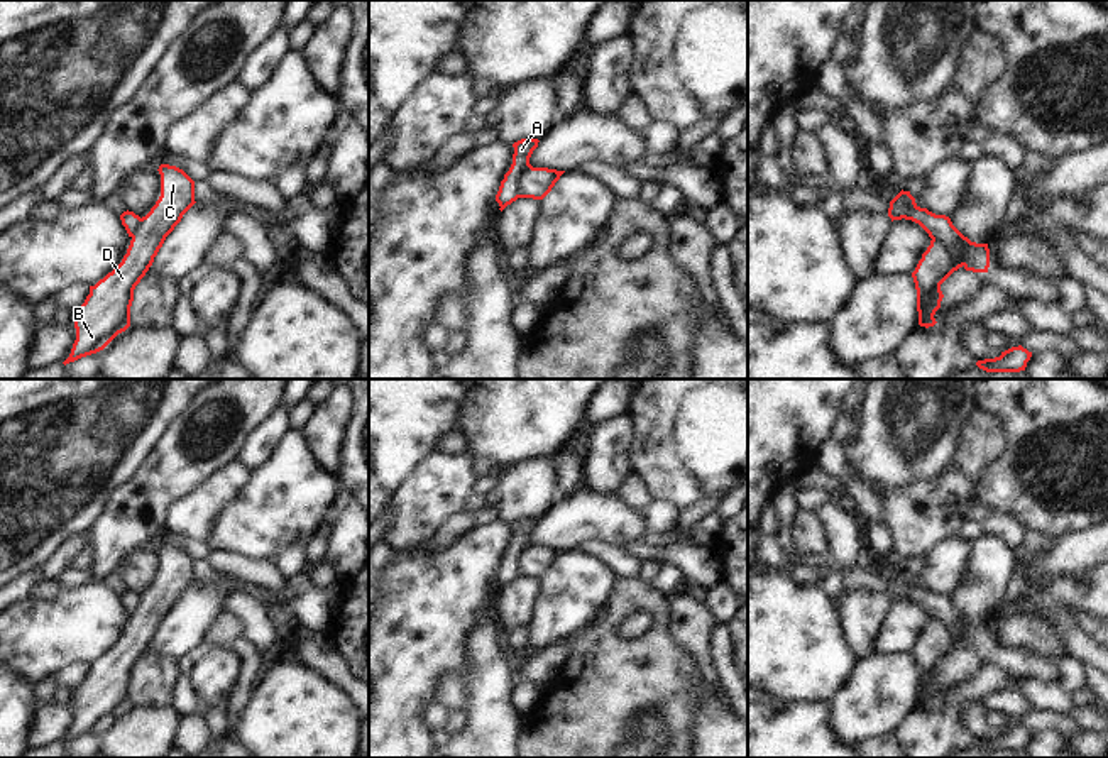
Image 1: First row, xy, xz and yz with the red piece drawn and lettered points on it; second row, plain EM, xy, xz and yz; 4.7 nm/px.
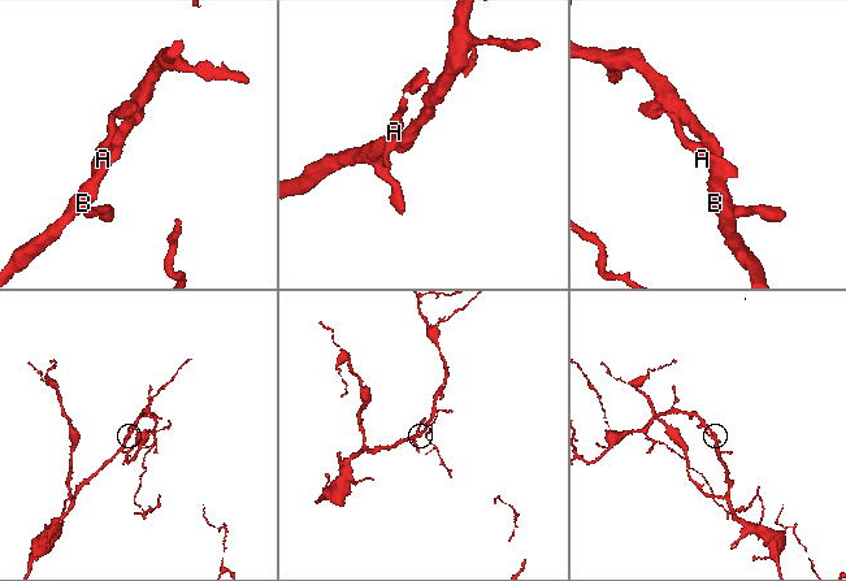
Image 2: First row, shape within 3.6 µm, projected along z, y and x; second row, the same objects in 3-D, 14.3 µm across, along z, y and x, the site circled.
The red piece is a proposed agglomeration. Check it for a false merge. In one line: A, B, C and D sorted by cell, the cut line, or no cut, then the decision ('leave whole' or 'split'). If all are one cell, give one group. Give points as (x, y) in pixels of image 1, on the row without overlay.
A / B C D; cut in xz along (528, 542), (518, 567), (515, 571), (510, 562), (499, 584); split

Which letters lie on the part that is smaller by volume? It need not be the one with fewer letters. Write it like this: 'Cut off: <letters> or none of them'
Cut off: A

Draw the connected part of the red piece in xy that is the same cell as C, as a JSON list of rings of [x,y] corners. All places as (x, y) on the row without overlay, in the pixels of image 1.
[[[161,543],[161,575],[132,607],[132,619],[122,641],[90,665],[81,687],[73,694],[76,719],[64,744],[103,729],[130,706],[134,668],[154,641],[166,616],[196,582],[195,560],[179,547]]]

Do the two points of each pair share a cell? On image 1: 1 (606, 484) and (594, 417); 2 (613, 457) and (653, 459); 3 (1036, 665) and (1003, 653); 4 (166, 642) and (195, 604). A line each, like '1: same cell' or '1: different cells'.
1: different cells
2: different cells
3: same cell
4: same cell

